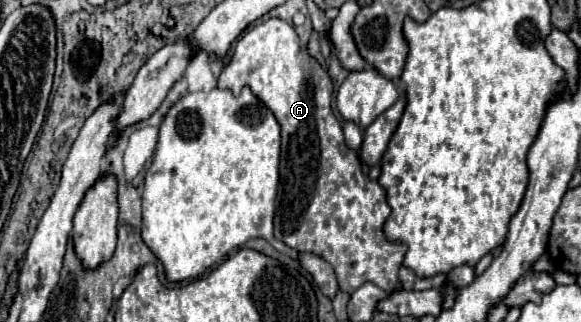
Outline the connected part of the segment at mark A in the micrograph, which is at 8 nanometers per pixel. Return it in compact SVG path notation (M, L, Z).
M266 19L246 29L246 33L238 39L232 61L218 77L218 89L230 89L238 95L242 87L250 87L252 93L274 113L282 127L282 165L274 237L300 253L314 253L328 261L336 271L340 289L348 295L352 295L354 289L366 281L378 285L380 289L396 289L404 249L400 243L390 243L384 235L384 221L390 215L386 191L378 181L362 173L358 155L352 155L346 147L342 125L332 113L332 81L322 65L310 57L308 51L300 49L298 35L292 25L282 19Z

